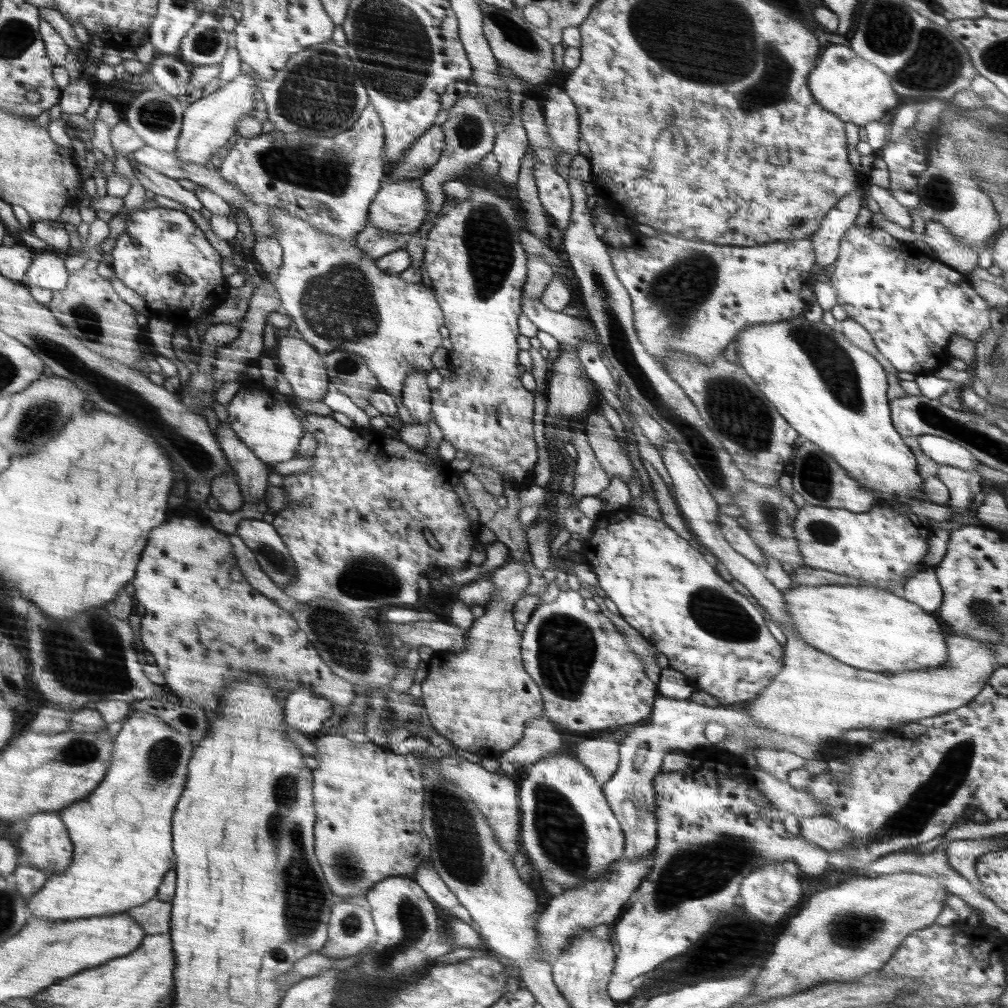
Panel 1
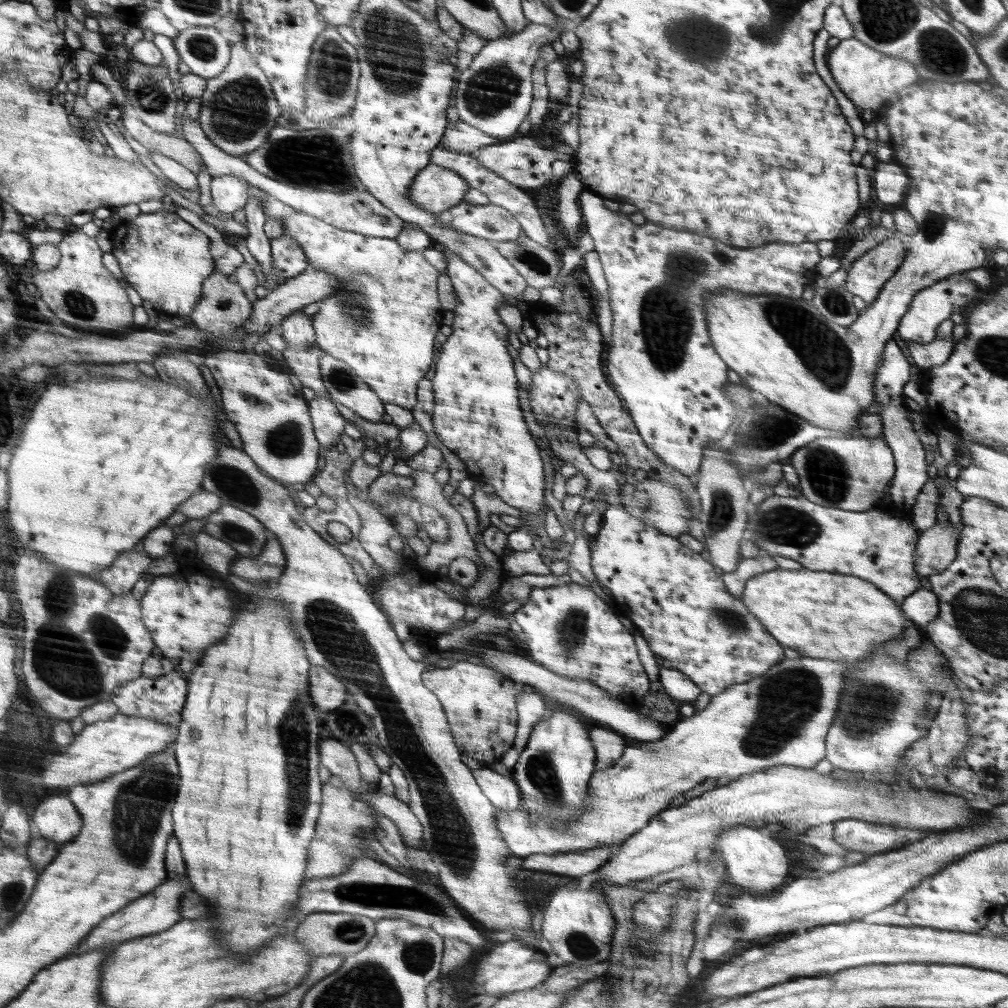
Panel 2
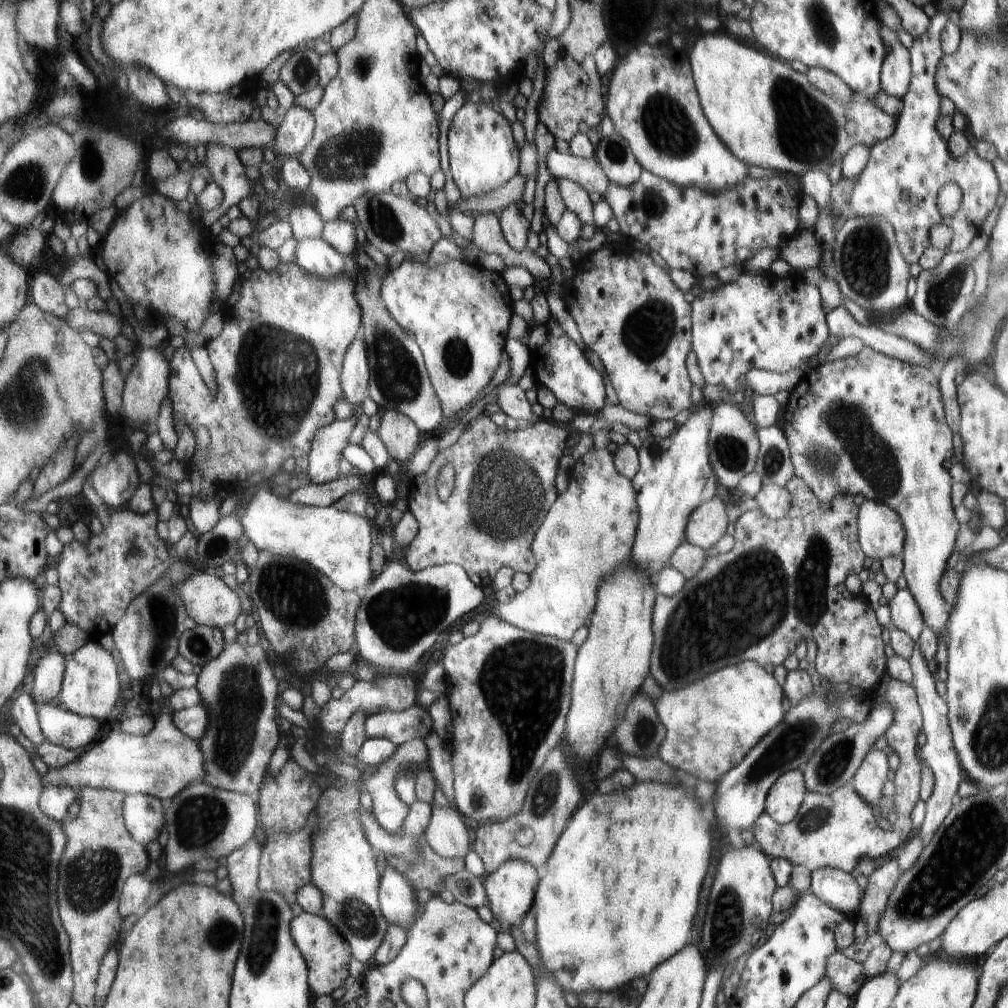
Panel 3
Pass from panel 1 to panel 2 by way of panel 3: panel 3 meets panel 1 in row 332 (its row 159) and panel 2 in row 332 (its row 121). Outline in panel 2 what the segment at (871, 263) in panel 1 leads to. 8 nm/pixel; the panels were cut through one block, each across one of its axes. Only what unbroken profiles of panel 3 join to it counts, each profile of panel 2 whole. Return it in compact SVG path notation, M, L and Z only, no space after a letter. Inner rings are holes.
M962 273L947 277L945 281L939 281L937 285L930 286L918 292L910 306L909 313L897 325L896 340L903 342L903 347L894 344L885 346L882 353L881 364L879 364L877 380L875 380L875 393L877 394L876 404L880 406L880 413L884 419L885 432L883 437L889 443L890 449L894 451L894 458L897 458L896 476L894 484L890 486L891 500L894 507L909 513L910 509L916 504L917 496L924 488L924 482L928 480L926 476L926 462L924 462L924 445L918 439L912 422L908 417L906 408L902 406L902 389L906 382L910 382L911 370L904 358L902 348L906 348L908 343L932 343L936 338L938 326L950 318L952 310L962 311L968 304L972 304L978 298L978 288L976 284L966 278Z

